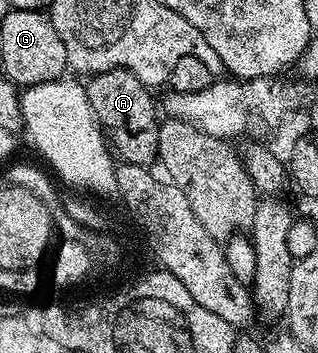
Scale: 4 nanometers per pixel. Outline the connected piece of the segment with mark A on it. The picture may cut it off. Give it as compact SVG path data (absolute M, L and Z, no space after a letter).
M110 69L94 74L86 82L87 98L99 124L109 134L110 140L123 152L122 160L132 165L142 165L156 160L159 147L160 118L155 118L157 101L151 98L152 90L127 69Z

